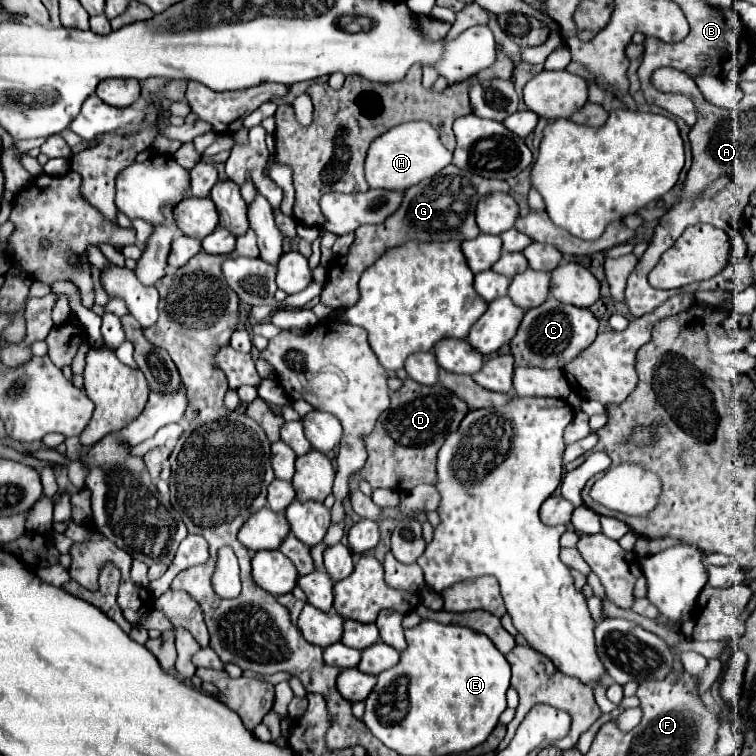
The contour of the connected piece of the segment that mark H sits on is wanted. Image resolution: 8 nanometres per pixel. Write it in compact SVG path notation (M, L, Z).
M423 120L399 124L371 142L365 160L365 176L371 188L385 190L407 190L425 178L435 176L445 166L449 166L453 154L441 144L437 130Z

